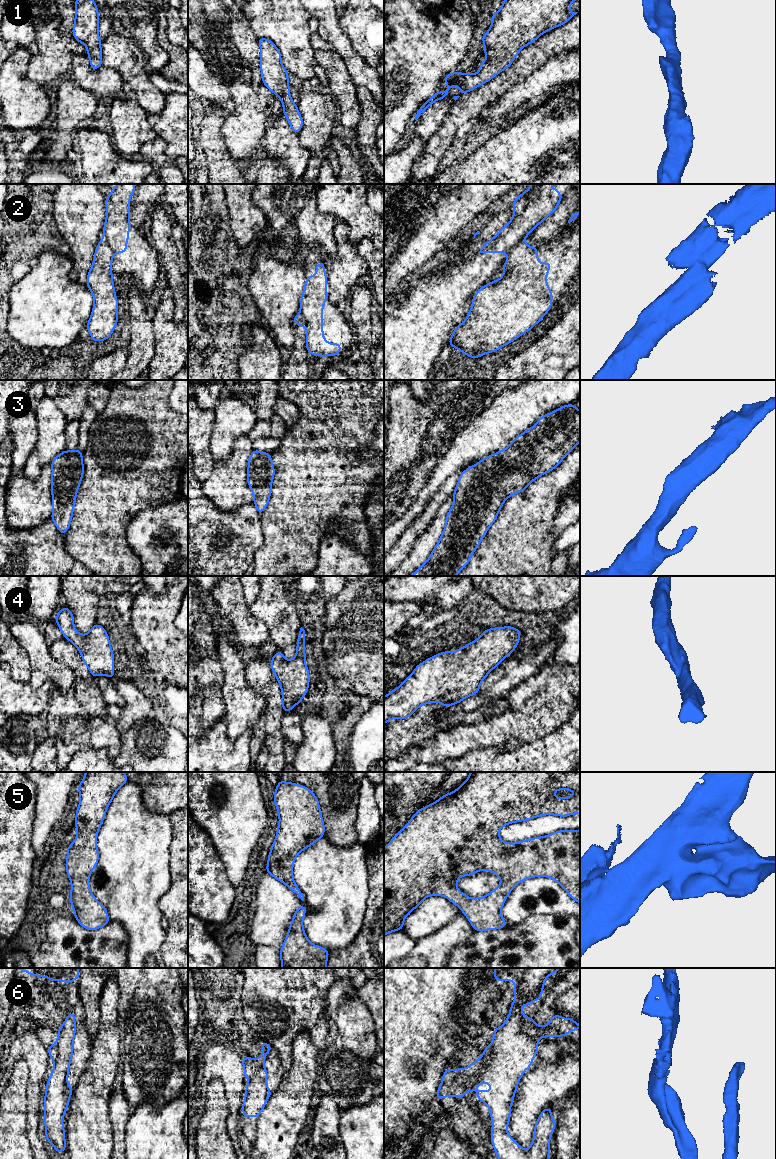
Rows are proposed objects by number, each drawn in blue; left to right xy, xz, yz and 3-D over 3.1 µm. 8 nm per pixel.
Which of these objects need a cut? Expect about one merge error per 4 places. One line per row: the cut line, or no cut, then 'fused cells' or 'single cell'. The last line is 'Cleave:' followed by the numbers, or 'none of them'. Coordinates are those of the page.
1: cut none; single cell
2: cut xy (102, 239), (113, 253); fused cells
3: cut none; single cell
4: cut none; single cell
5: cut none; single cell
6: cut none; single cell
Cleave: 2

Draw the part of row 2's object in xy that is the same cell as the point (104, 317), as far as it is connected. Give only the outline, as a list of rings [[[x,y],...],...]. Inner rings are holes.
[[[102,239],[87,276],[86,285],[93,295],[94,305],[86,328],[91,340],[96,342],[107,340],[118,322],[118,300],[111,270],[113,256],[111,247]]]

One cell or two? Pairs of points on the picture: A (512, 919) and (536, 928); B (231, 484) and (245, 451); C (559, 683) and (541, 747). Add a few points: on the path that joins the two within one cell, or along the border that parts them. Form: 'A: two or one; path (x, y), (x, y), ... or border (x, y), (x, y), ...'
A: two; border (542, 913), (529, 915), (522, 921), (508, 926)
B: one; path (231, 476), (239, 459)
C: two; border (563, 722), (541, 737), (521, 742)

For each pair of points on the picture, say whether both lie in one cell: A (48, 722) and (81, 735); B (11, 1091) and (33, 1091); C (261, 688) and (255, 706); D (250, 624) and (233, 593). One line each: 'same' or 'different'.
A: same
B: different
C: different
D: same

